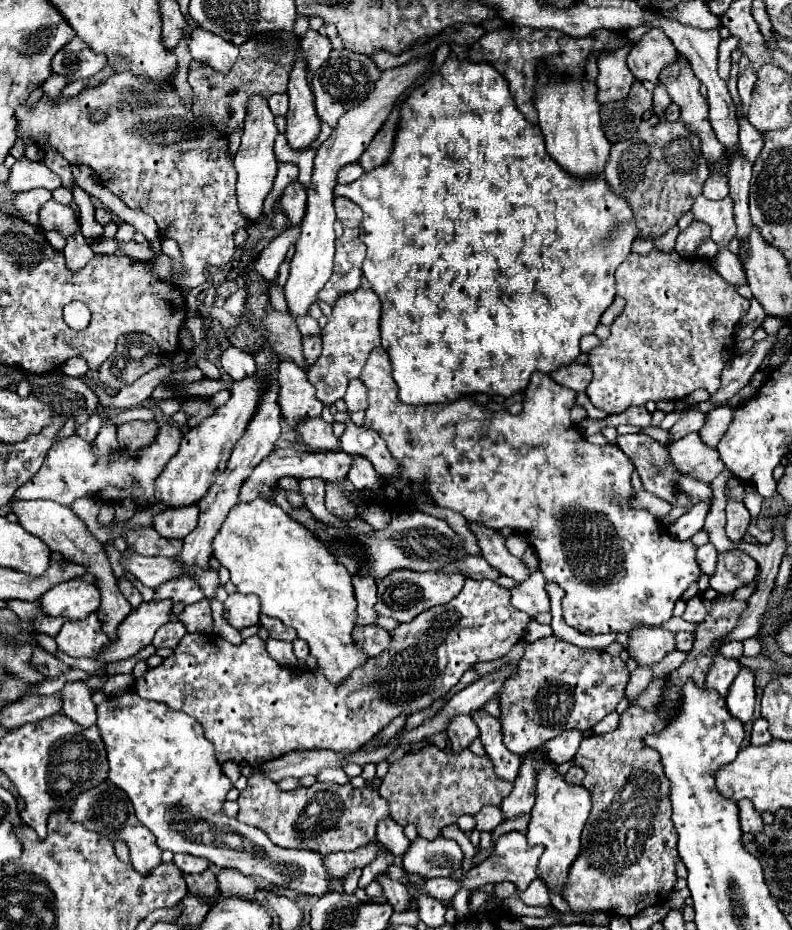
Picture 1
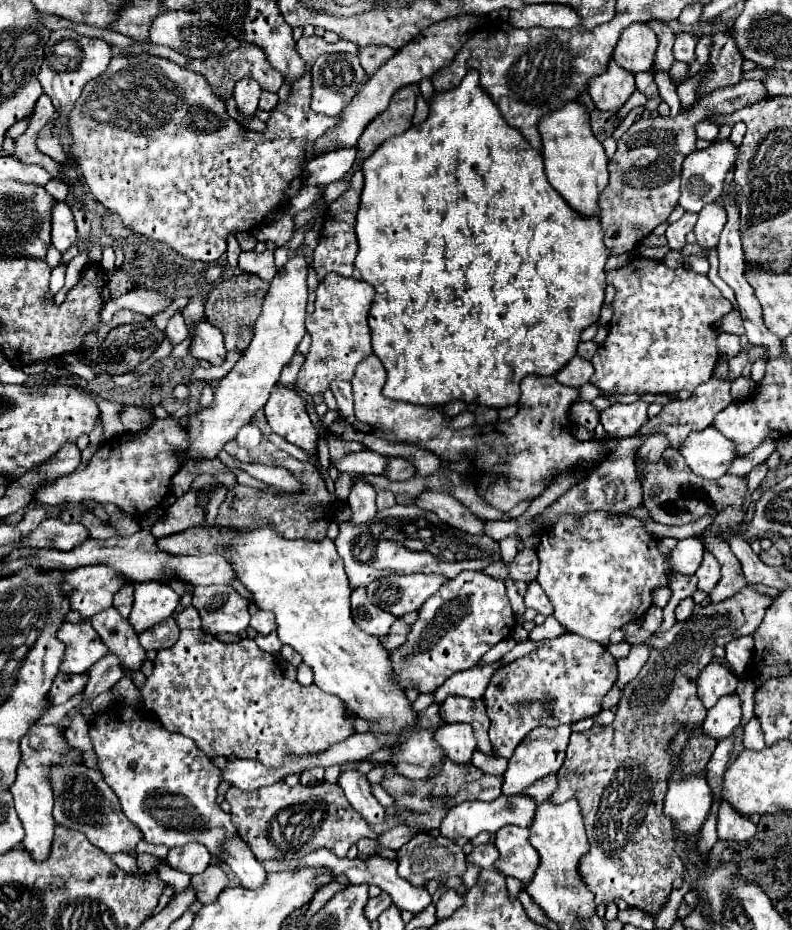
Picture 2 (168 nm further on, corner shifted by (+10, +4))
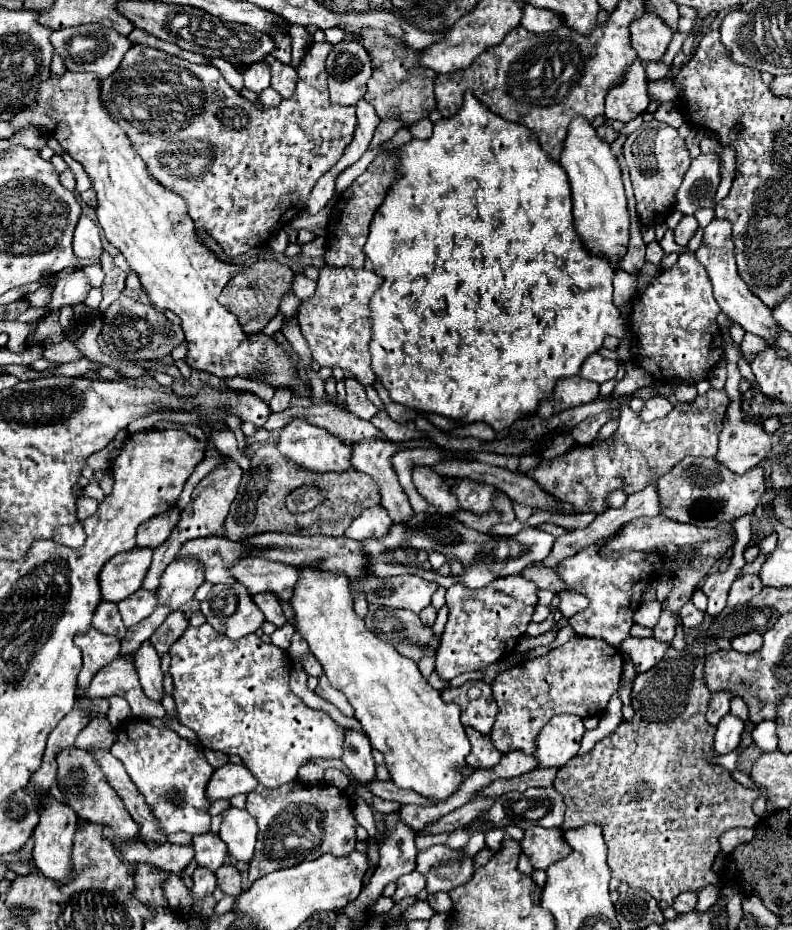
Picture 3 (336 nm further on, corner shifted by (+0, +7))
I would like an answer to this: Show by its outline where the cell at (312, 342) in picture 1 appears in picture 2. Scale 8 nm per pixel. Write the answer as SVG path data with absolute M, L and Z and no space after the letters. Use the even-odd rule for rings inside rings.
M295 354L295 356L291 358L291 362L283 368L277 384L279 384L279 386L289 386L289 388L293 388L293 386L295 386L295 380L297 380L297 372L299 372L303 360L305 360L305 358L303 358L301 354Z

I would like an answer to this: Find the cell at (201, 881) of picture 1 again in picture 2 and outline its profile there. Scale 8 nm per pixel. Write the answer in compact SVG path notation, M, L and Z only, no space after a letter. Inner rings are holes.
M211 864L203 874L197 874L191 878L191 886L197 894L197 900L201 904L211 904L217 900L217 896L223 892L223 888L227 886L229 878L225 874L225 870L217 864Z

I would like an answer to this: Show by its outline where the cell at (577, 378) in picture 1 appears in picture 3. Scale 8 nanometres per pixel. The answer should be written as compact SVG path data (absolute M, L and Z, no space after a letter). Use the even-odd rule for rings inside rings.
M593 353L585 359L585 363L579 371L579 377L587 379L587 381L595 381L595 383L605 383L617 375L617 369L619 369L617 361L605 359L599 353Z

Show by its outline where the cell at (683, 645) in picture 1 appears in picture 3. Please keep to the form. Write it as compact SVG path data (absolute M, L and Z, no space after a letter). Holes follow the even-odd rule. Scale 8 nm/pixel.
M663 611L659 623L653 627L653 639L669 643L675 637L675 625L677 625L677 621L675 621L673 613L671 611Z

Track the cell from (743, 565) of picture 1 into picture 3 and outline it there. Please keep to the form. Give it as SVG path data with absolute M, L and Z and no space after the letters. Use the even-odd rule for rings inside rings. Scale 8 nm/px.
M743 575L743 577L737 577L733 581L733 585L731 585L727 603L729 603L729 607L735 607L737 603L747 603L761 589L763 589L763 583L761 583L759 575Z

